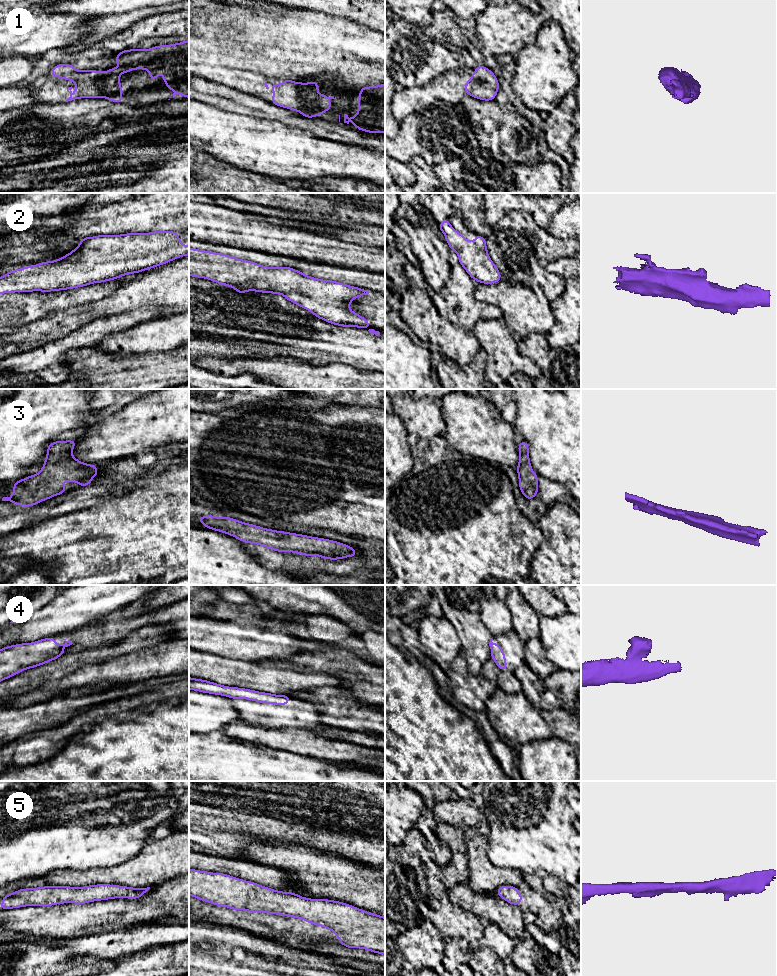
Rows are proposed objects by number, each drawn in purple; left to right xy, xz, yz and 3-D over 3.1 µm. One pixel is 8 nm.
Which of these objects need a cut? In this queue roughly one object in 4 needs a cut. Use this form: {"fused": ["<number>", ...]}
{"fused": []}

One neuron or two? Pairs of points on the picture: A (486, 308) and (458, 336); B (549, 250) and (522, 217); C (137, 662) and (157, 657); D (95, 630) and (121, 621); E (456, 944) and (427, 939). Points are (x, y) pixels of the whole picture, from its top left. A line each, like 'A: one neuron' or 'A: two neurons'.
A: two neurons
B: one neuron
C: one neuron
D: one neuron
E: two neurons

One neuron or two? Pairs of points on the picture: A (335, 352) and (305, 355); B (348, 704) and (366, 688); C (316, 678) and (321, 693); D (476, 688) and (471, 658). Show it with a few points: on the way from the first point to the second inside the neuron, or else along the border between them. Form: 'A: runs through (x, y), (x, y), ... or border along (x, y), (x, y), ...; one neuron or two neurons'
A: runs through (328, 352), (321, 355), (312, 355); one neuron
B: border along (338, 687), (346, 690), (359, 702), (374, 706); two neurons
C: border along (338, 686), (317, 686), (296, 692); two neurons
D: border along (463, 654), (466, 660), (467, 671), (478, 677); two neurons

